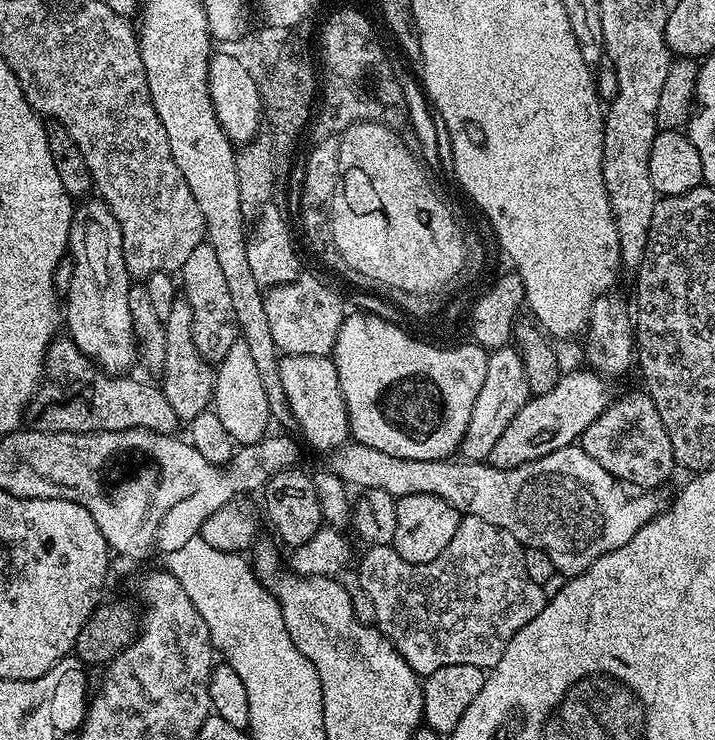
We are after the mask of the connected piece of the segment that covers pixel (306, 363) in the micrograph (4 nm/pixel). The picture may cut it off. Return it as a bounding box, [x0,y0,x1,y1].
[278,355,349,454]

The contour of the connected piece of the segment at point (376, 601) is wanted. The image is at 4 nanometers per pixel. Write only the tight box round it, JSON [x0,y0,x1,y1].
[359,516,530,678]

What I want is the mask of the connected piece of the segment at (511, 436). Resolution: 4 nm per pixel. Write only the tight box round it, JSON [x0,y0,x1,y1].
[487,370,610,468]

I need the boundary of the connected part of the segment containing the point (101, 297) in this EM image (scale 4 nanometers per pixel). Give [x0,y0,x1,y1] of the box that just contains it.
[66,199,138,374]

